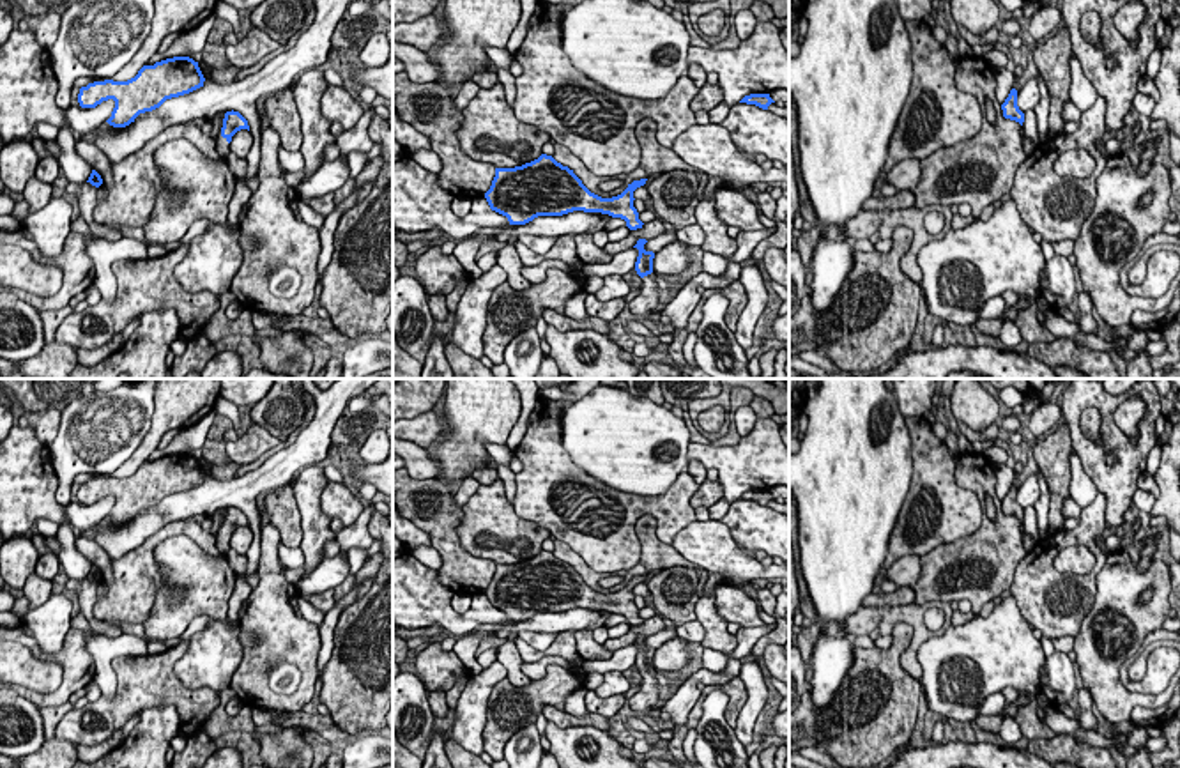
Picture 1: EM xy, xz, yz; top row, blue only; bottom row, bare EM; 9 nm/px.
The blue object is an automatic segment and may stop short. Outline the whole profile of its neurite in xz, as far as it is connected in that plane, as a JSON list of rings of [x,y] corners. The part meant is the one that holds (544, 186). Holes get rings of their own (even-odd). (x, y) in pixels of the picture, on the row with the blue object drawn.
[[[552,156],[515,168],[495,168],[485,198],[492,211],[508,218],[510,225],[525,225],[538,216],[563,216],[573,211],[601,212],[626,221],[630,230],[642,228],[633,207],[633,191],[647,179],[633,180],[612,198],[591,193],[582,180]]]

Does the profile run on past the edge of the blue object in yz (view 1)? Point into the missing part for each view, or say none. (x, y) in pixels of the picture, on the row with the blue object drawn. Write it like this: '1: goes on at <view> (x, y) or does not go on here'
1: does not go on here

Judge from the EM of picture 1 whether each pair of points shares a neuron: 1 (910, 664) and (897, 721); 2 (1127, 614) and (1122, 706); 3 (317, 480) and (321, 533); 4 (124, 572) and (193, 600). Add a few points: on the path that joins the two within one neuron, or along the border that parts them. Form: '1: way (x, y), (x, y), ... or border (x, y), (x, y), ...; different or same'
1: border (913, 634), (901, 655), (901, 668), (919, 680); different
2: way (1108, 637), (1106, 683); same
3: way (312, 492), (312, 517), (315, 521); same
4: border (160, 544), (154, 560), (161, 584), (140, 623); different

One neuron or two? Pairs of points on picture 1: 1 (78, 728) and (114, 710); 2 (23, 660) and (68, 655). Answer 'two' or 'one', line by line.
1: one
2: two

